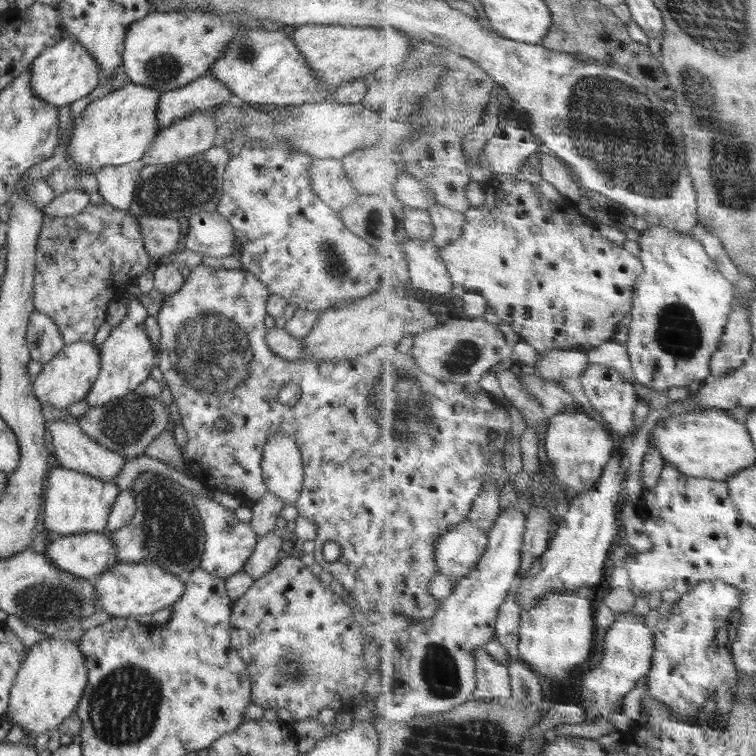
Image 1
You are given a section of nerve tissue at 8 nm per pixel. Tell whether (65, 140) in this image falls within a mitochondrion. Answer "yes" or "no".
no

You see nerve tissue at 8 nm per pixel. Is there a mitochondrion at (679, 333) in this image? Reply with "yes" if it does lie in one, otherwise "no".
yes

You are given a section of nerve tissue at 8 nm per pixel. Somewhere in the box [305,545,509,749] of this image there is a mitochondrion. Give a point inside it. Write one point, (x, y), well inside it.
(440, 673)

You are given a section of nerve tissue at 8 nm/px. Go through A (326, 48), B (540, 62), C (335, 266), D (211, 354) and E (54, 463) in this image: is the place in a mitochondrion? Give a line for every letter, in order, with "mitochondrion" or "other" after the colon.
A: other
B: other
C: mitochondrion
D: mitochondrion
E: other

